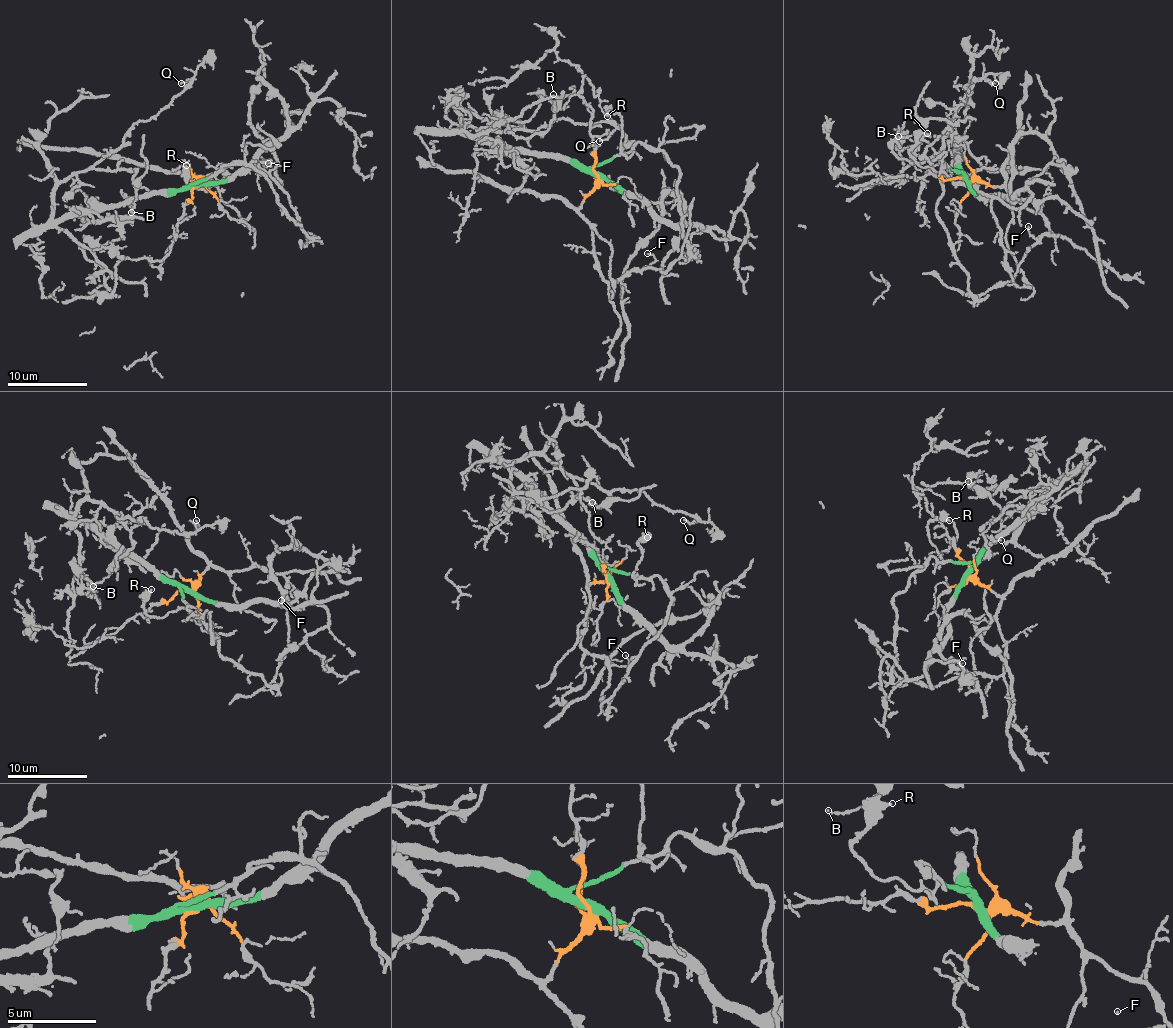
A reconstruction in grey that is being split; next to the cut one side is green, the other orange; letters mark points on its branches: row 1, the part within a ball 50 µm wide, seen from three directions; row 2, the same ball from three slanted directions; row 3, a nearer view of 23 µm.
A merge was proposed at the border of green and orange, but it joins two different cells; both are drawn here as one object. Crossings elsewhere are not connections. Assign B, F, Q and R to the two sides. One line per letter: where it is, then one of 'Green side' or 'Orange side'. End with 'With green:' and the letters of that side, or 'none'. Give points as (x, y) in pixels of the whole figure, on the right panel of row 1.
B: Place: (898, 136). Green side
F: Place: (1028, 226). Orange side
Q: Place: (995, 83). Green side
R: Place: (927, 133). Green side
With green: B, Q, R

